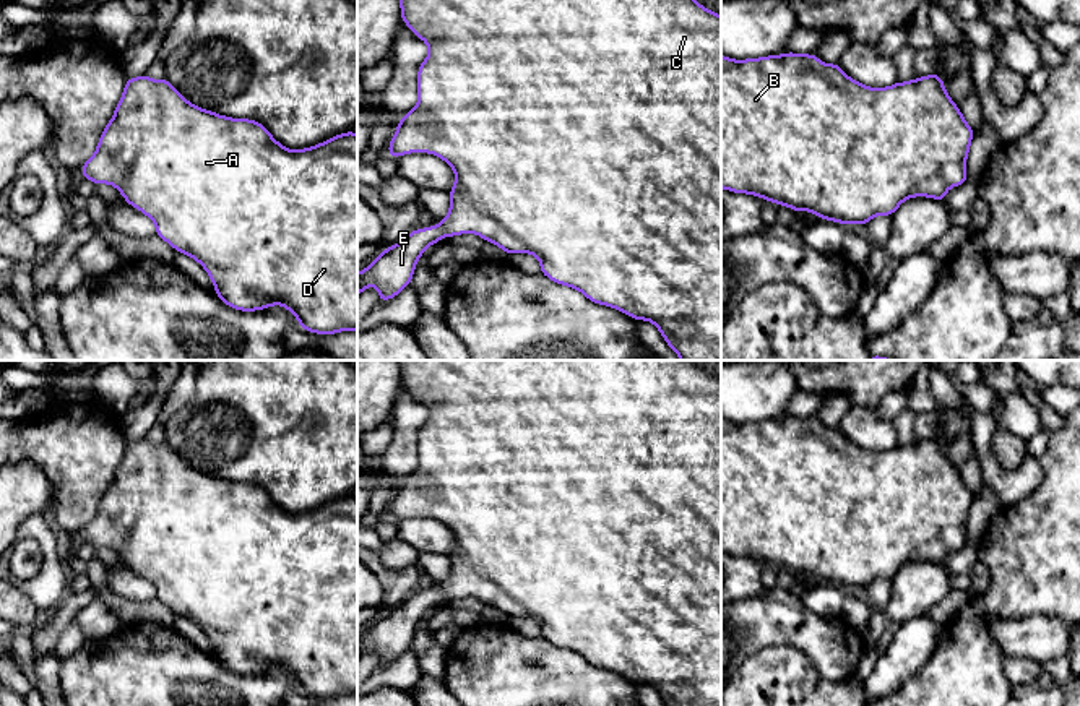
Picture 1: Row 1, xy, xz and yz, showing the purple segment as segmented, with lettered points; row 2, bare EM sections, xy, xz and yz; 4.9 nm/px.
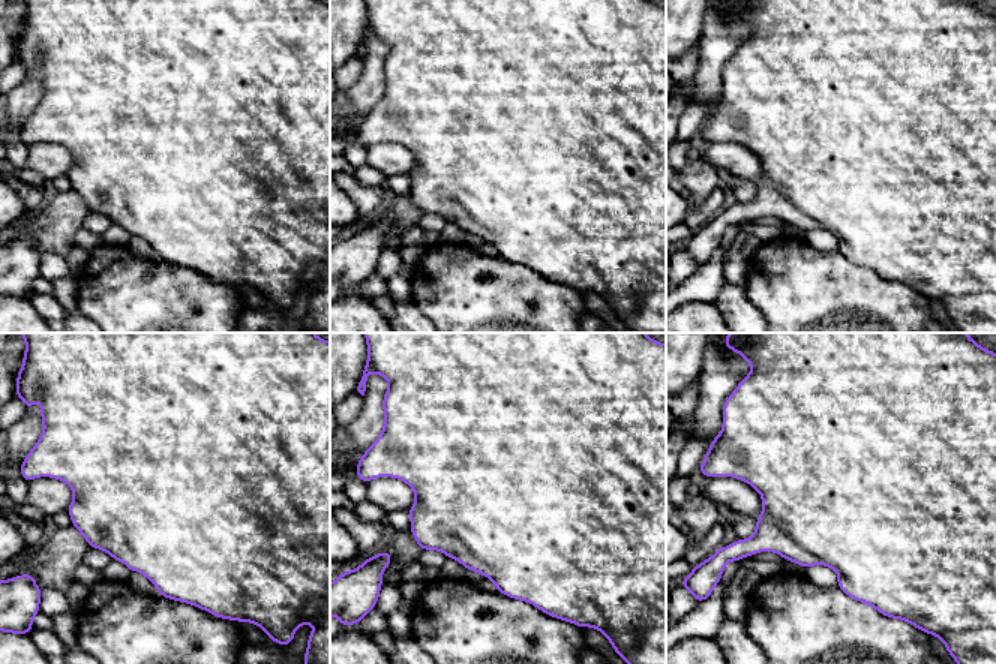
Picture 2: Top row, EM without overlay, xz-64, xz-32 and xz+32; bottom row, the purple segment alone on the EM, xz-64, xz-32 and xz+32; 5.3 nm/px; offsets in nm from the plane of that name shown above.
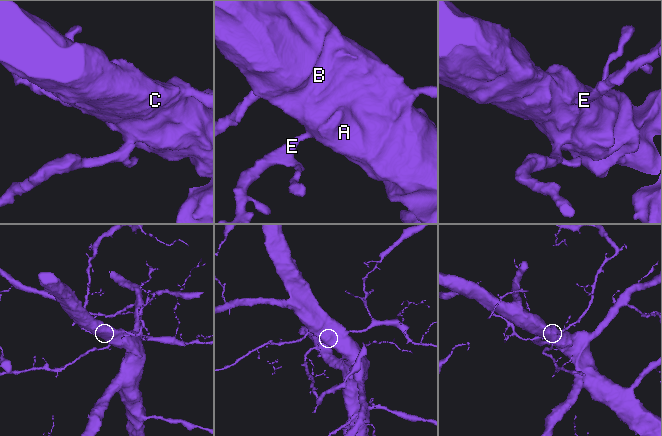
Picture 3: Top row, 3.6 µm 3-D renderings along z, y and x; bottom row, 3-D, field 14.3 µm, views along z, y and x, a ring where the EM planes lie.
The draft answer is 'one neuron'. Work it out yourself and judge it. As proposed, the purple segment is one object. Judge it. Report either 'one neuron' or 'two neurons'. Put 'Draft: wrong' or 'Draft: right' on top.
Draft: right
one neuron

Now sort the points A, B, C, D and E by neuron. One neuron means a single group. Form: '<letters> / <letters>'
A B C D E

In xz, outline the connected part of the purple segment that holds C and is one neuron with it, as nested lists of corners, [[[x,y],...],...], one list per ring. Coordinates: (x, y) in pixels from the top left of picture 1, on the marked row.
[[[400,0],[400,6],[401,21],[429,45],[429,55],[417,70],[419,101],[398,122],[387,153],[395,159],[408,153],[430,153],[451,166],[455,185],[448,192],[450,211],[447,217],[438,226],[416,229],[401,242],[385,248],[364,271],[357,273],[357,295],[369,286],[375,286],[380,295],[378,302],[393,299],[411,284],[417,260],[429,245],[435,245],[443,235],[451,239],[456,234],[473,232],[500,247],[507,255],[533,253],[541,263],[541,274],[555,284],[580,291],[593,303],[612,307],[637,321],[651,321],[680,360],[721,360],[721,16],[695,0]]]

